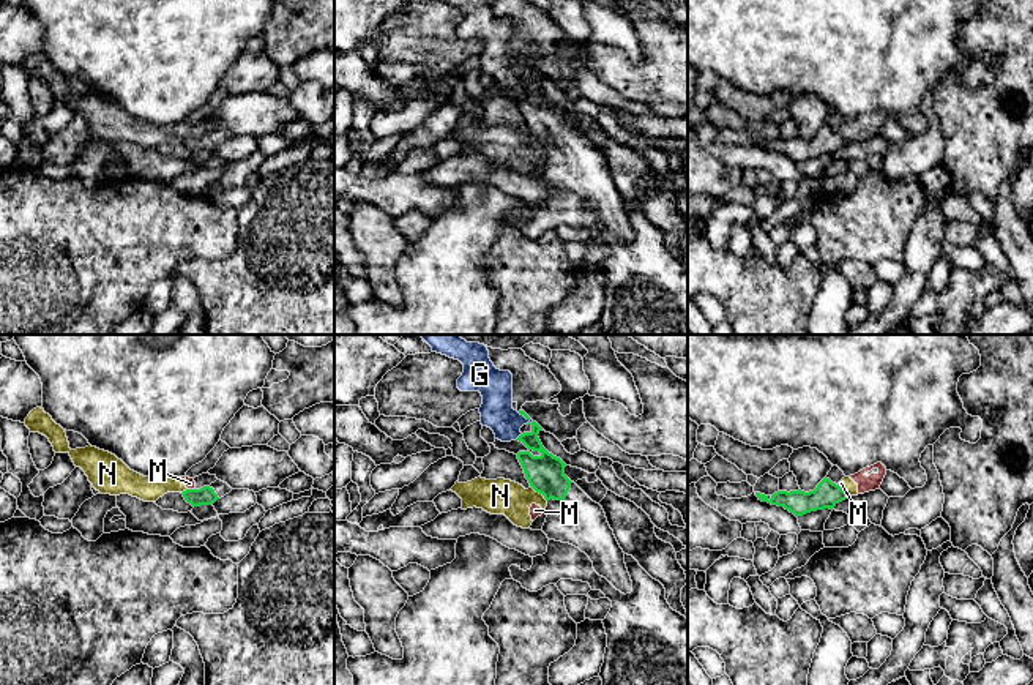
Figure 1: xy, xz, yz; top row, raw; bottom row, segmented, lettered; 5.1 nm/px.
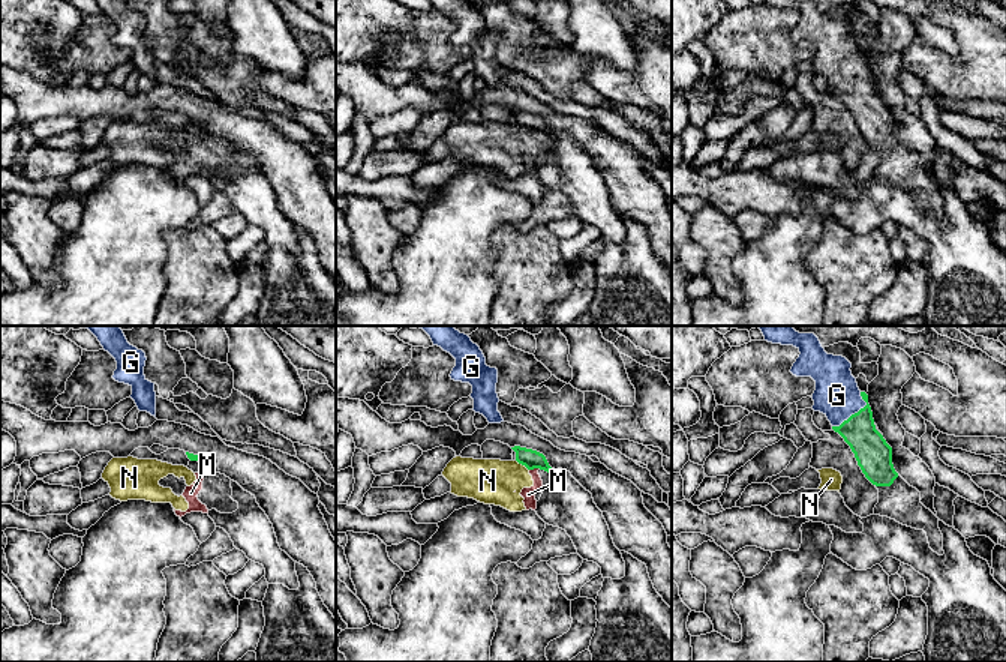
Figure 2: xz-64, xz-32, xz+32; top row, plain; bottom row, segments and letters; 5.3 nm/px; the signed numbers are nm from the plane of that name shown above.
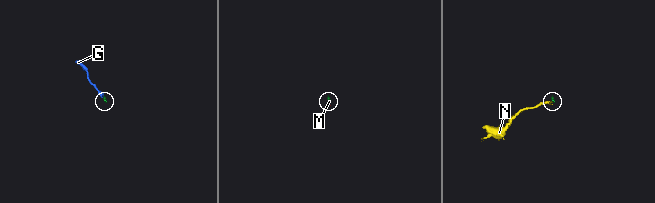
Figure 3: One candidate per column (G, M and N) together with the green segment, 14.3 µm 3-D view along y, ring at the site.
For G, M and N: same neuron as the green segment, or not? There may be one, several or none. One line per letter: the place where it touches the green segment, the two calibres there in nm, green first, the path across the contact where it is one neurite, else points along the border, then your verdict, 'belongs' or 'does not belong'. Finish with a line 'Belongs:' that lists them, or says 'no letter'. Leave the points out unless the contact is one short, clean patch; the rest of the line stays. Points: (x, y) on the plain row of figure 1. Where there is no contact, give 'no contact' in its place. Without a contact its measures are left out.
G: contact xz (519, 82); calibres 190 and 170 nm; way xz (546, 122), (544, 100), (519, 82), (497, 59); belongs
M: contact xy (191, 136); calibres 100 and 50 nm; border xy (188, 134), (194, 136); does not belong
N: contact xz (540, 139); calibres 190 and 180 nm; border xz (530, 131), (546, 147); does not belong
Belongs: G

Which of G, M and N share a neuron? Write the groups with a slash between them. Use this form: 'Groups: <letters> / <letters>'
Groups: G / M N

